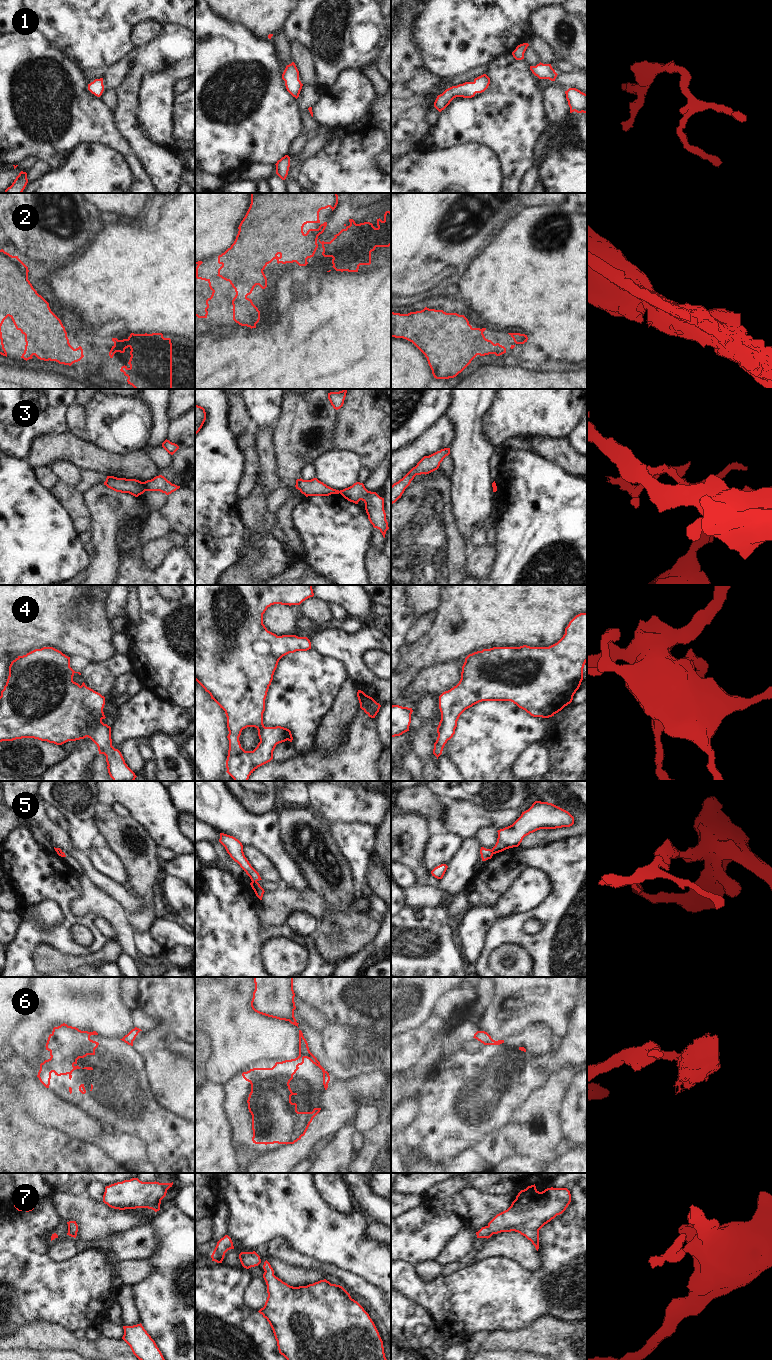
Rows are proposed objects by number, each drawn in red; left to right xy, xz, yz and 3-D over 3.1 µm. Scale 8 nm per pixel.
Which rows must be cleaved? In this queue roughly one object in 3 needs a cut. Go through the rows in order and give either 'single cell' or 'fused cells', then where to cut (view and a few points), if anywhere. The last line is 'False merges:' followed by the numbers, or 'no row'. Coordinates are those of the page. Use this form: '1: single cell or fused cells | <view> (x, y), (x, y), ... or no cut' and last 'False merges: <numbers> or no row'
1: single cell | no cut
2: single cell | no cut
3: fused cells | xy (142, 482), (146, 490)
4: single cell | no cut
5: fused cells | xz (252, 881), (256, 882)
6: fused cells | yz (492, 1039), (484, 1044)
7: single cell | no cut
False merges: 3, 5, 6

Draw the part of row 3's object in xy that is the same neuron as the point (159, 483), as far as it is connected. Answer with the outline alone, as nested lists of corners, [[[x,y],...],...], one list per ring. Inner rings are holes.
[[[162,475],[156,476],[153,479],[147,480],[143,483],[146,491],[160,491],[166,495],[169,495],[180,488],[180,486],[172,484]]]

